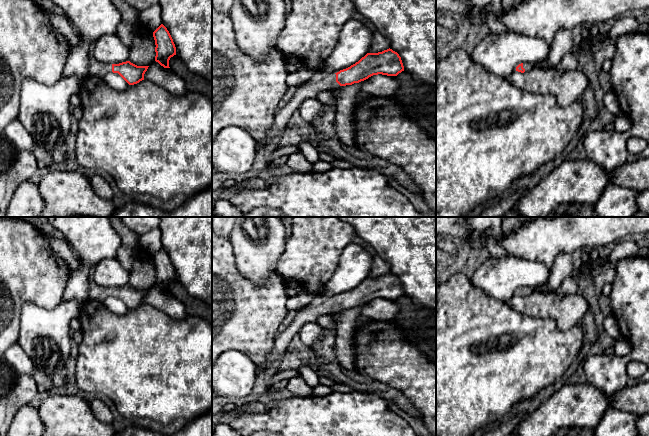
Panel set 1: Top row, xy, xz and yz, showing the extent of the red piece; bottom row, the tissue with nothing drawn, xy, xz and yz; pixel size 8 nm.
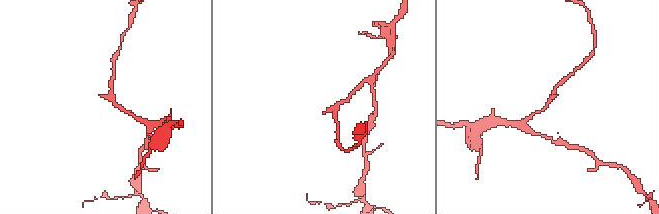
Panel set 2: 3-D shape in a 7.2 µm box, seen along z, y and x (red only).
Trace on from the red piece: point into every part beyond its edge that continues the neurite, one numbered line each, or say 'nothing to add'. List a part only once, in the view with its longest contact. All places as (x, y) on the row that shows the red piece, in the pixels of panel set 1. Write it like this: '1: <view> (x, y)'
1: xz (321, 81)

